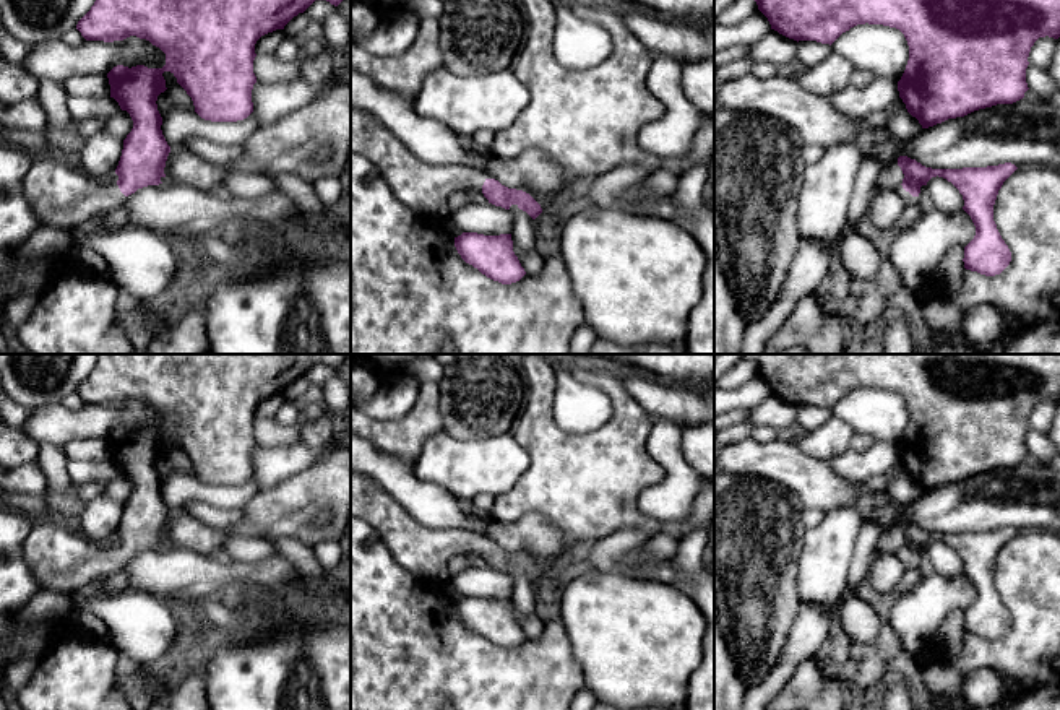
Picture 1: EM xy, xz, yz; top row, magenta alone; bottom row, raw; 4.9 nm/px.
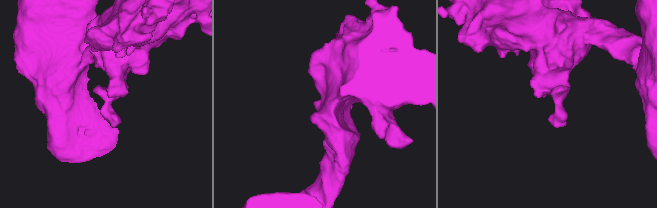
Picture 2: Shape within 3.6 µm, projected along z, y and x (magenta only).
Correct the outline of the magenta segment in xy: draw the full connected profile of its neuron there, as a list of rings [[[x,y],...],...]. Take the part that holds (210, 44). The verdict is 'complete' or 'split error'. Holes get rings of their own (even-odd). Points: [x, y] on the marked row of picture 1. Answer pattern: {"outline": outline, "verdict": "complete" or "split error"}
{"outline": [[[96,0],[78,21],[76,29],[86,41],[123,41],[130,36],[149,41],[166,54],[162,68],[144,65],[117,65],[109,73],[110,97],[133,120],[133,128],[123,140],[123,149],[115,169],[118,180],[107,184],[84,174],[73,161],[54,156],[34,158],[24,175],[23,193],[39,221],[39,226],[55,226],[73,232],[93,218],[122,206],[138,188],[162,184],[170,146],[167,145],[157,110],[157,96],[164,93],[164,71],[170,71],[192,97],[195,112],[211,122],[237,122],[253,112],[252,89],[256,41],[304,13],[315,0]]], "verdict": "split error"}

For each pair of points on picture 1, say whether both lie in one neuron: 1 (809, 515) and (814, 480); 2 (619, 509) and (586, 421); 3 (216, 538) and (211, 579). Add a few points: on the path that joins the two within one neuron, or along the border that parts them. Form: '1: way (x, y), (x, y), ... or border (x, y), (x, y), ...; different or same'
1: border (805, 507), (818, 507), (823, 512); different
2: border (612, 402), (590, 432), (554, 421); different
3: border (177, 546), (221, 558); different

